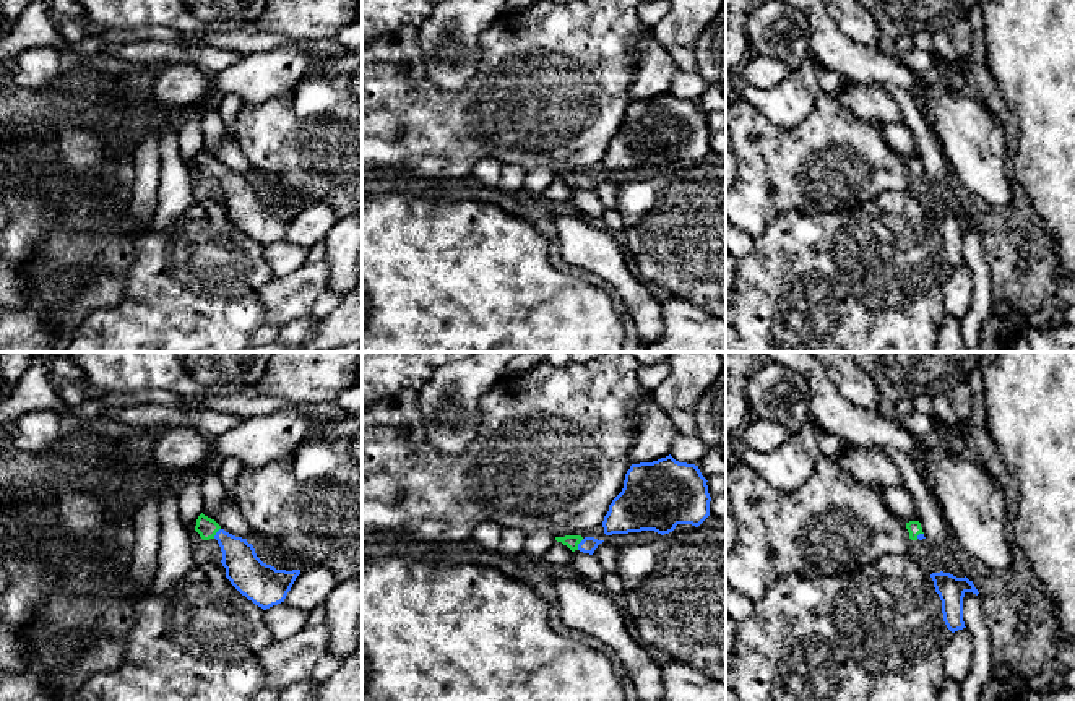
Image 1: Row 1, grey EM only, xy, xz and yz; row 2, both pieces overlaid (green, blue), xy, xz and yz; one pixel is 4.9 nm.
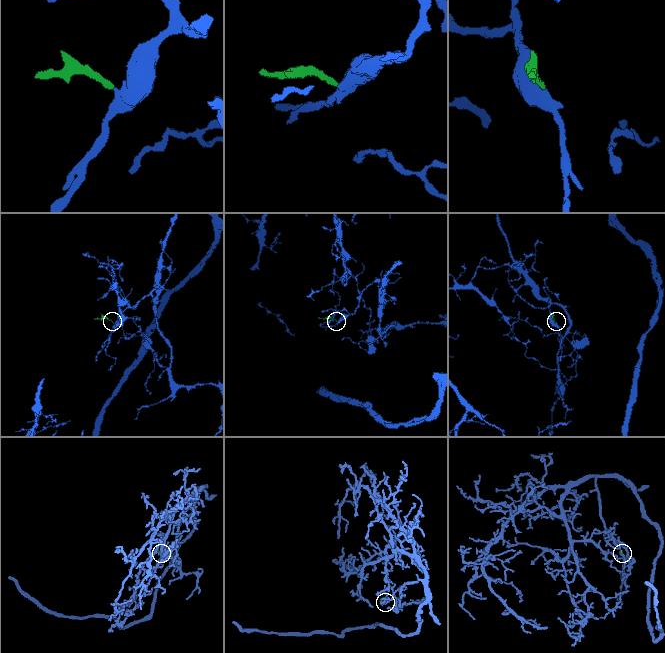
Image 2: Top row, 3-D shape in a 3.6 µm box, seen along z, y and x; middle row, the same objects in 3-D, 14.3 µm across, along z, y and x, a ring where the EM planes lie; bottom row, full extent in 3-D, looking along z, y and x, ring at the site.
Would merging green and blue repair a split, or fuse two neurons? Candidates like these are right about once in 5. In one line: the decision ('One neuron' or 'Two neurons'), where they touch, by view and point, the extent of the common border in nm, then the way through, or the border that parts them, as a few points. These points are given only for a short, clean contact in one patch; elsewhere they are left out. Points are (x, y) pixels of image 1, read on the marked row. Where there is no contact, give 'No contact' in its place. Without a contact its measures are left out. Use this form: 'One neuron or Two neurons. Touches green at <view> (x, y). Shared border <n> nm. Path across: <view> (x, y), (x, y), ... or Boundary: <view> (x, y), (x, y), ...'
One neuron. Touches green at xz (578, 542). Shared border 70 nm. Path across: xz (572, 542), (578, 542), (588, 544)

